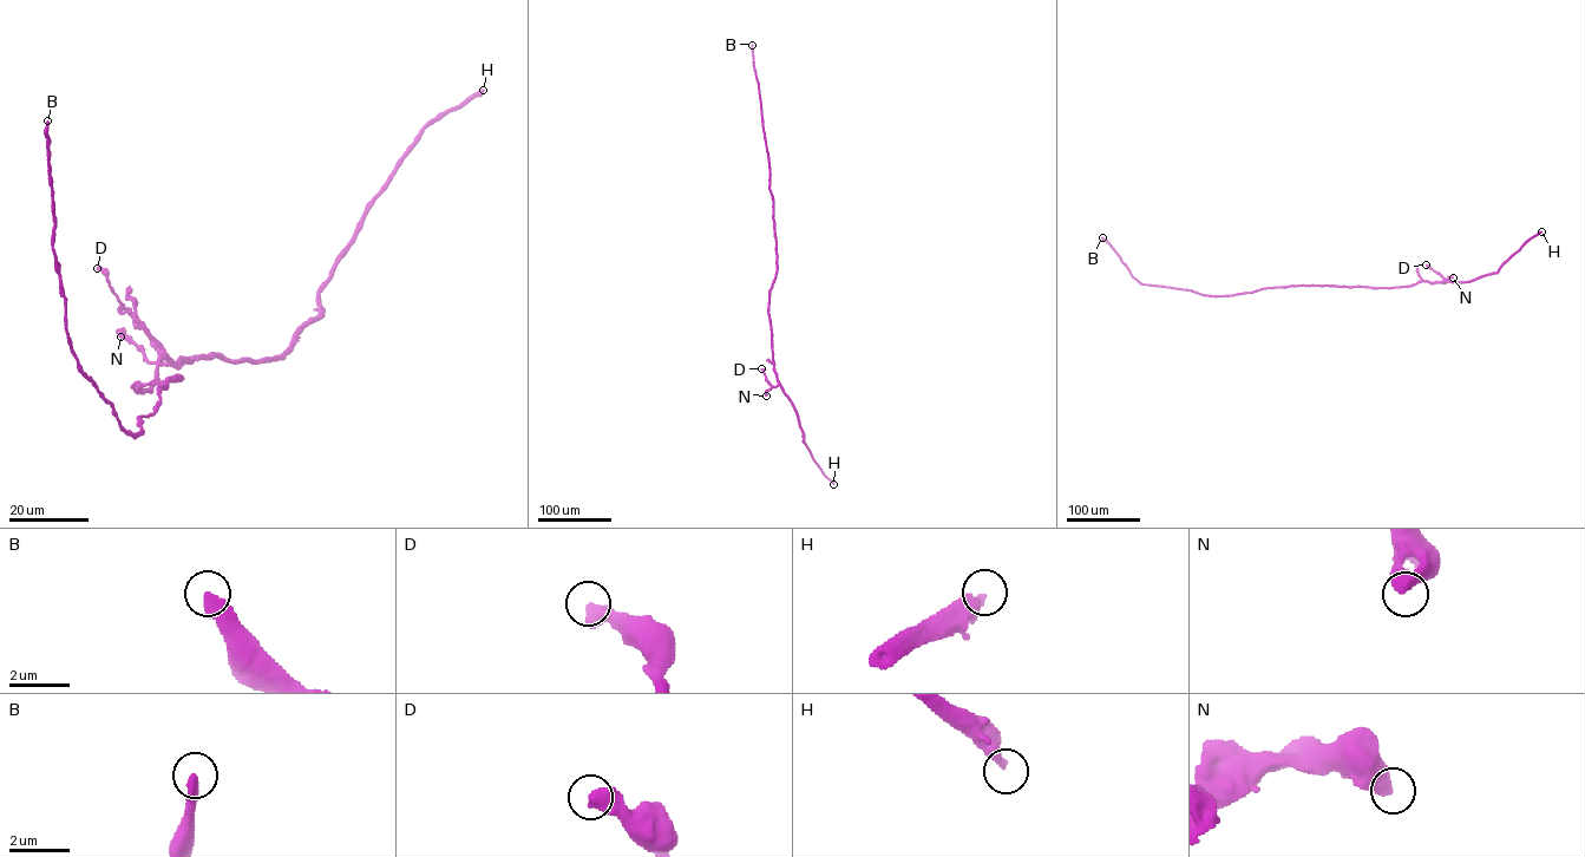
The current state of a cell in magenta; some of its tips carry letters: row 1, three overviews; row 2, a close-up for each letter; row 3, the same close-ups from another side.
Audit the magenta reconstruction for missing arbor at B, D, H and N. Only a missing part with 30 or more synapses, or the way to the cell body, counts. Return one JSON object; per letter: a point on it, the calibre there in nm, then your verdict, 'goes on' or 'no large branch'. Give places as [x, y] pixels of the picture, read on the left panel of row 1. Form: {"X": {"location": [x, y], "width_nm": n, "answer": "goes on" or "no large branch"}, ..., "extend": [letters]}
{"B": {"location": [47, 120], "width_nm": 360, "answer": "goes on"}, "D": {"location": [97, 268], "width_nm": 500, "answer": "no large branch"}, "H": {"location": [483, 90], "width_nm": 340, "answer": "no large branch"}, "N": {"location": [120, 337], "width_nm": 600, "answer": "no large branch"}, "extend": ["B"]}

